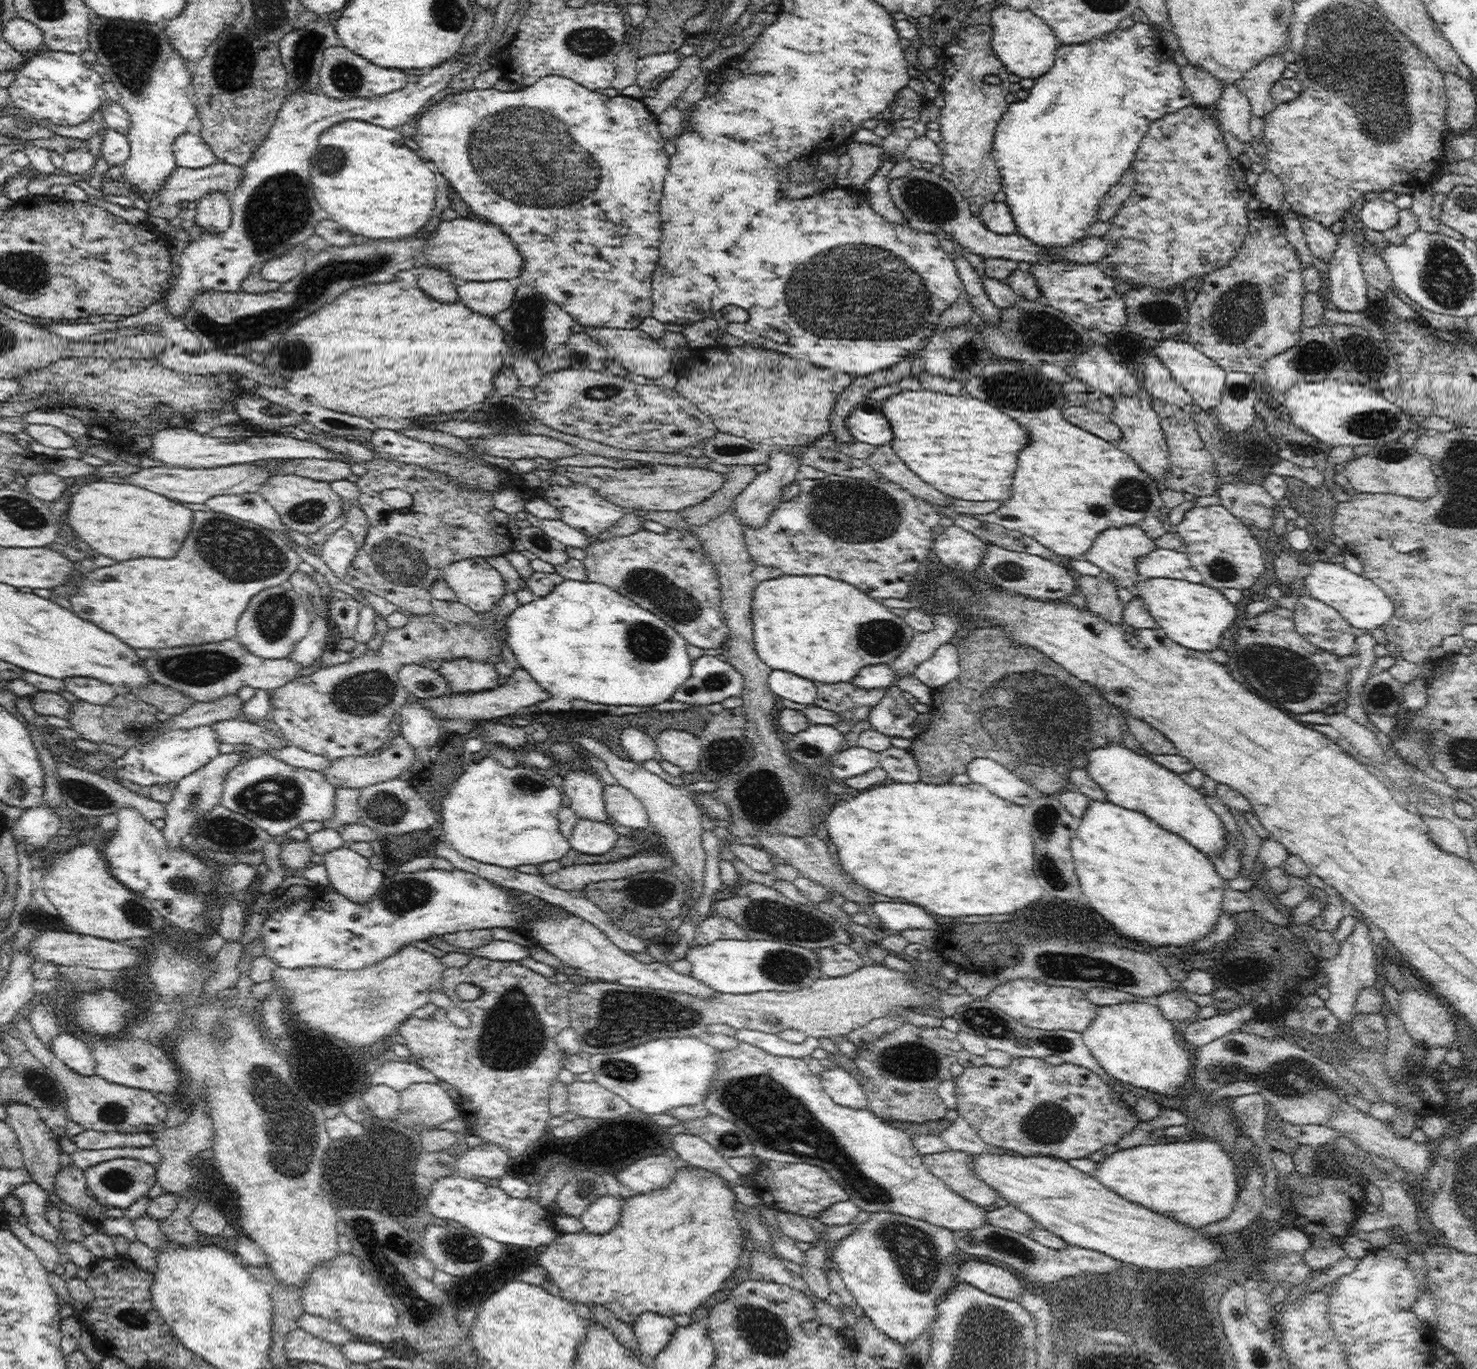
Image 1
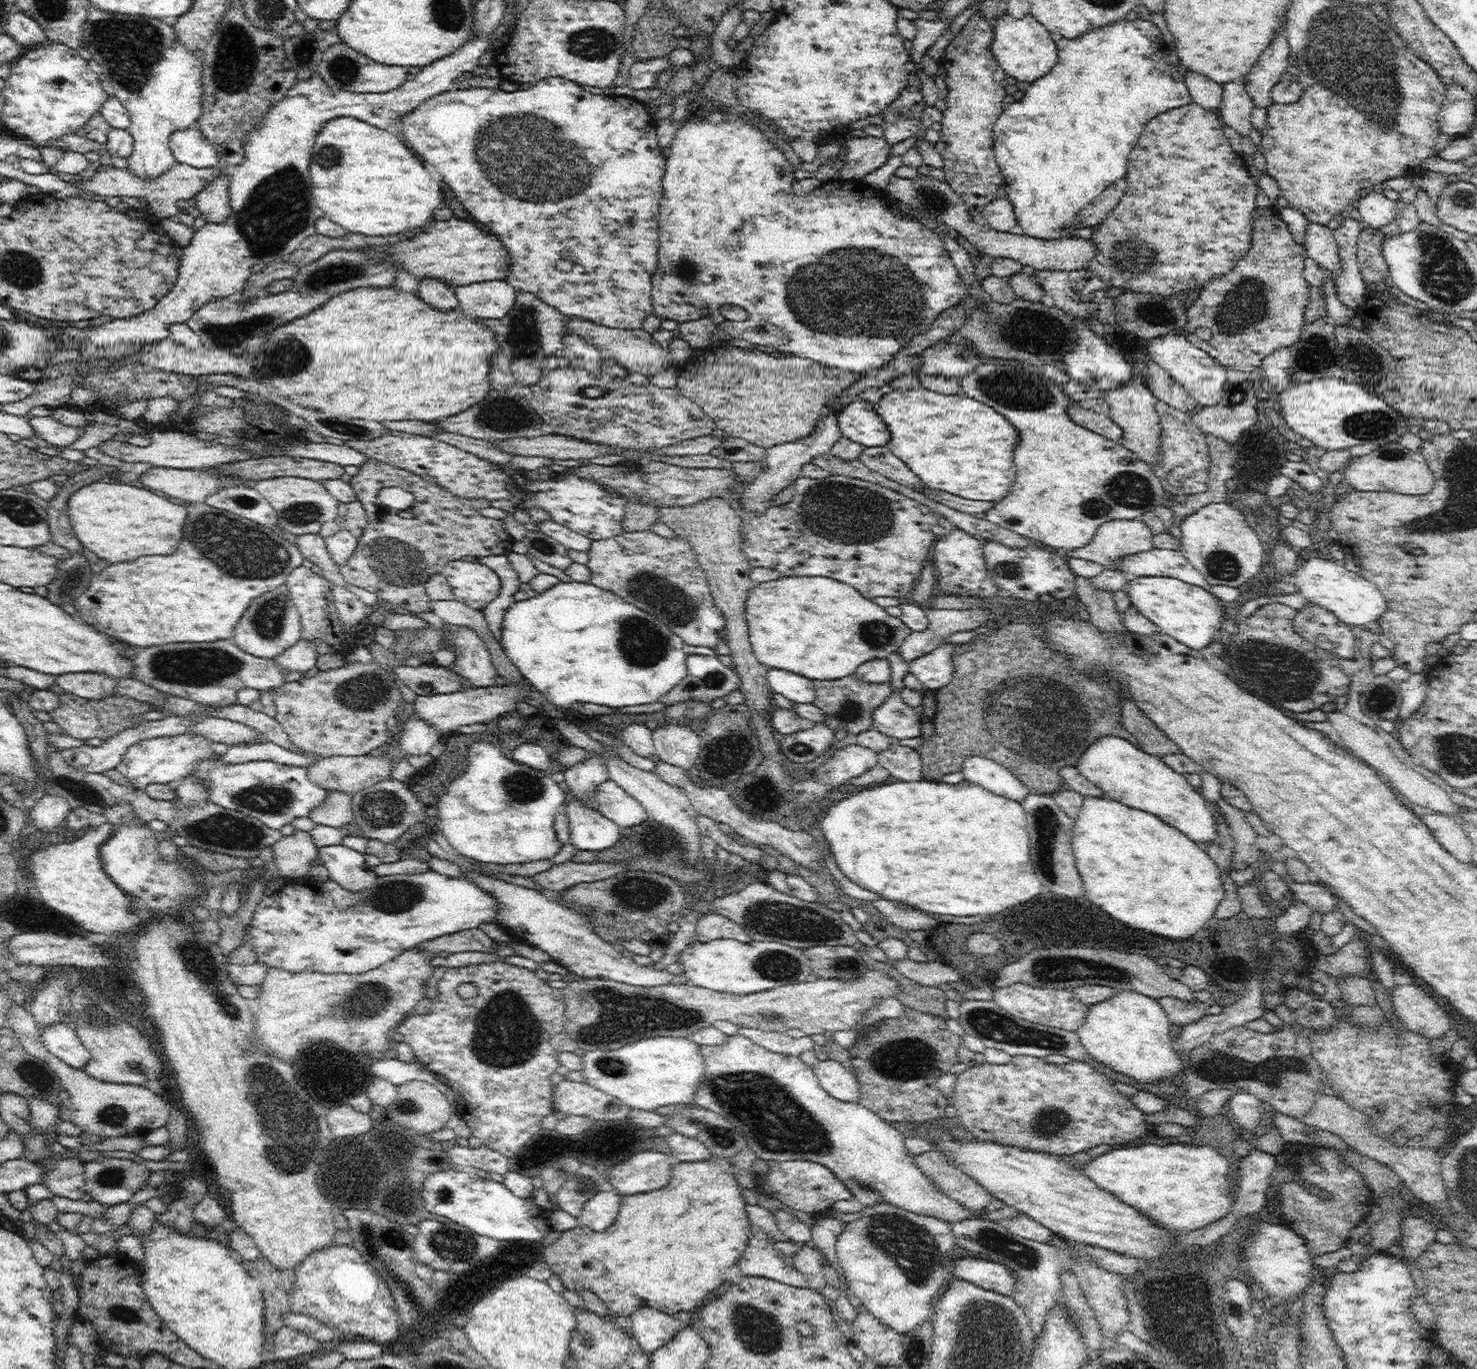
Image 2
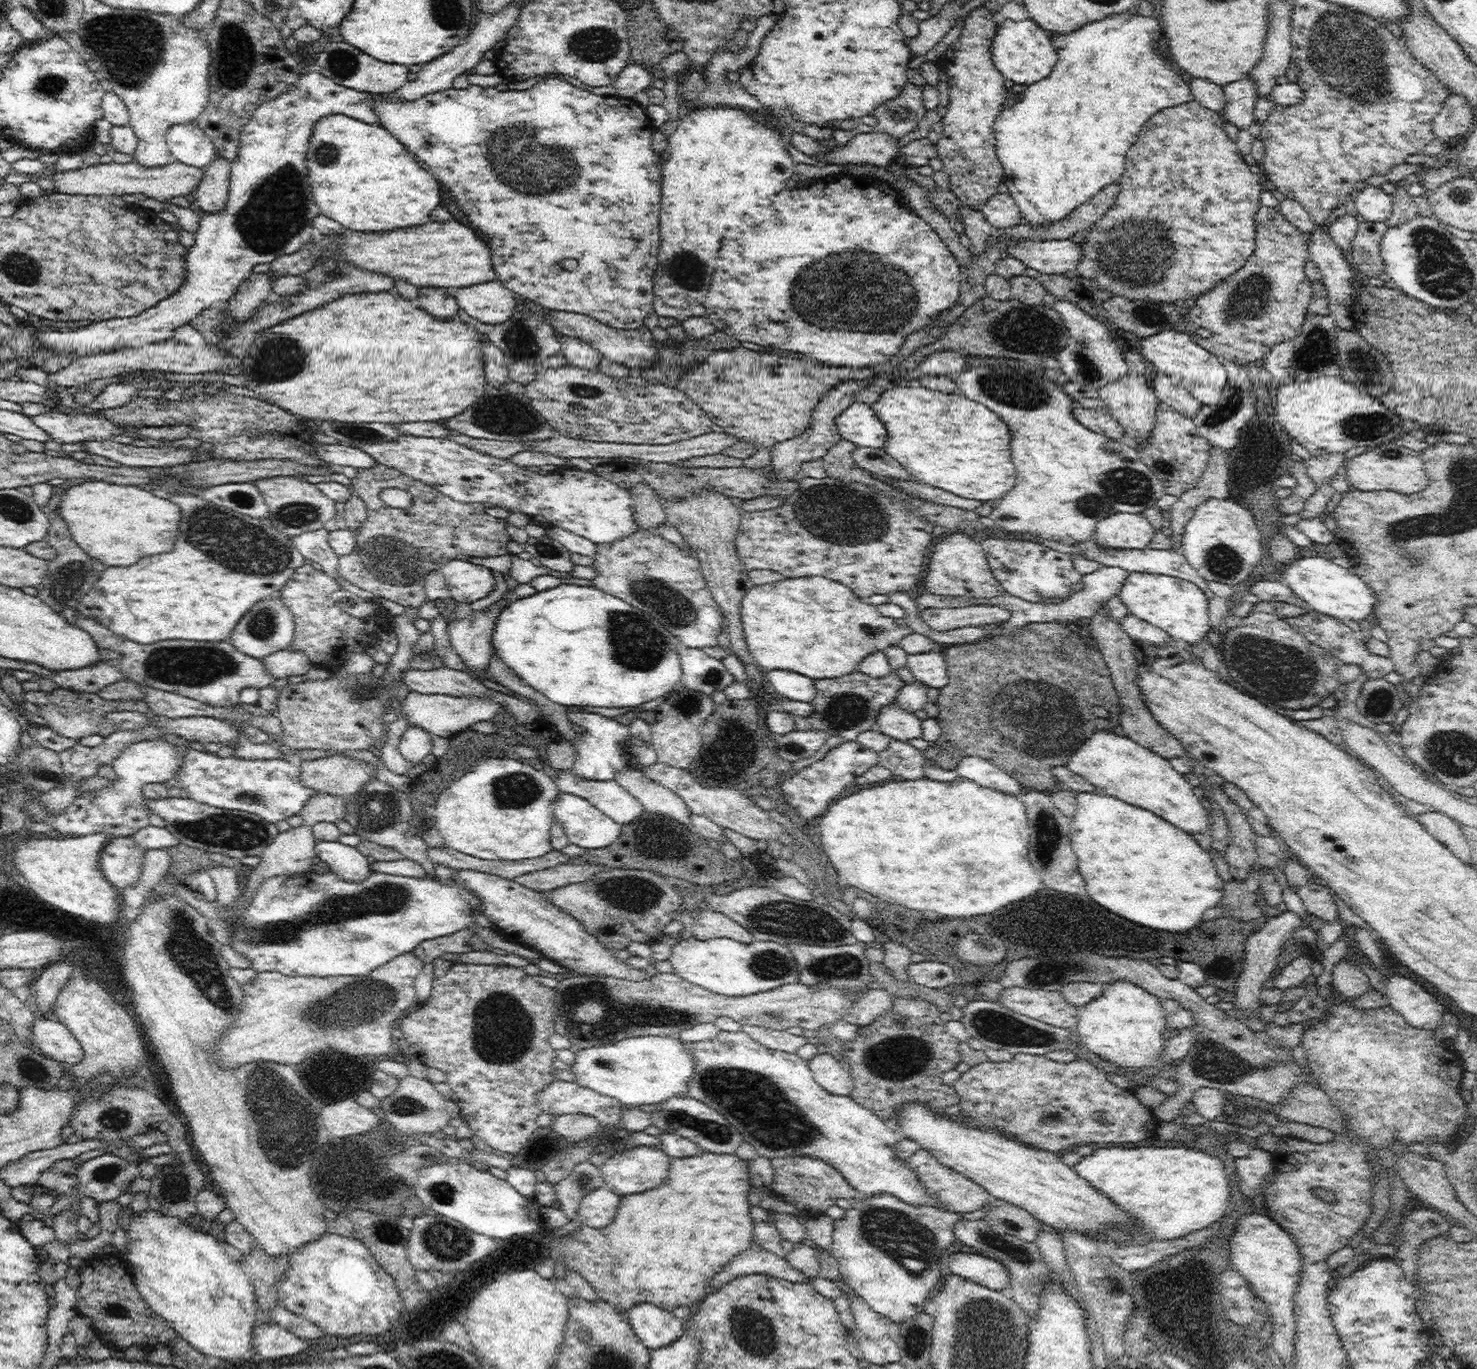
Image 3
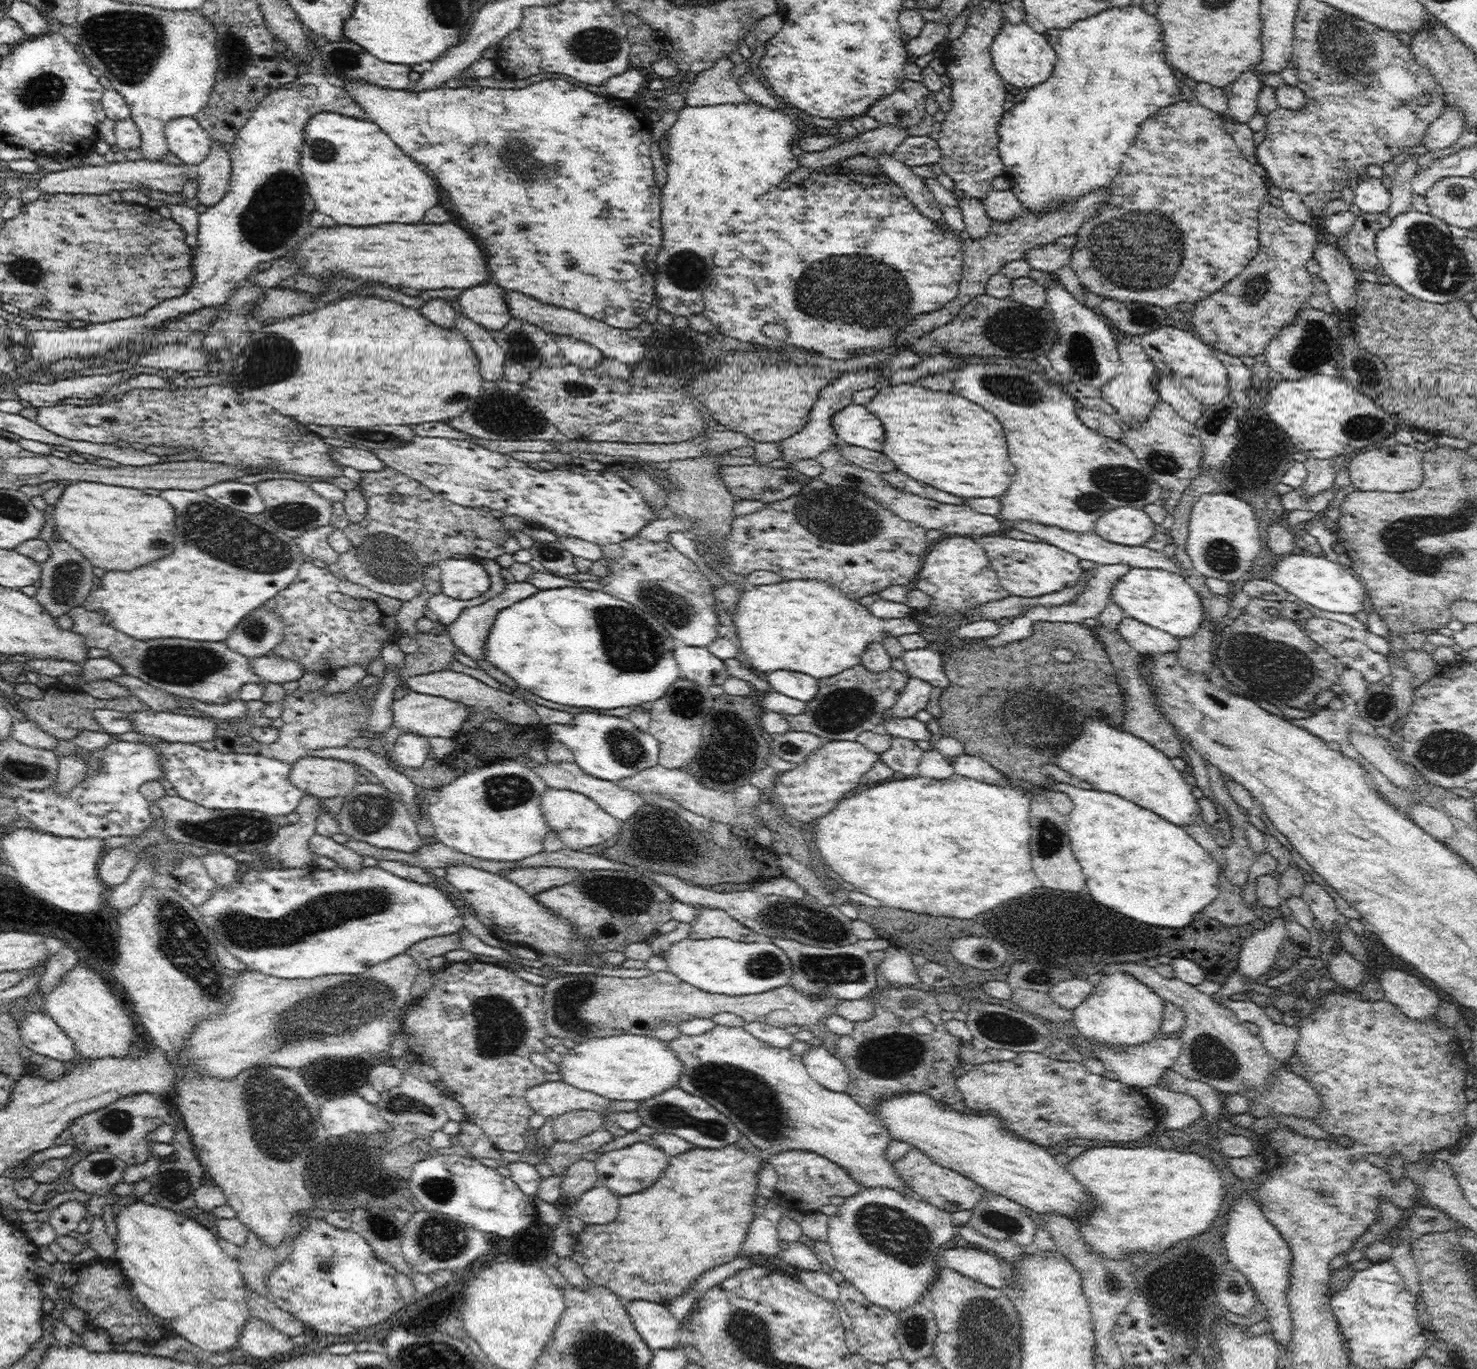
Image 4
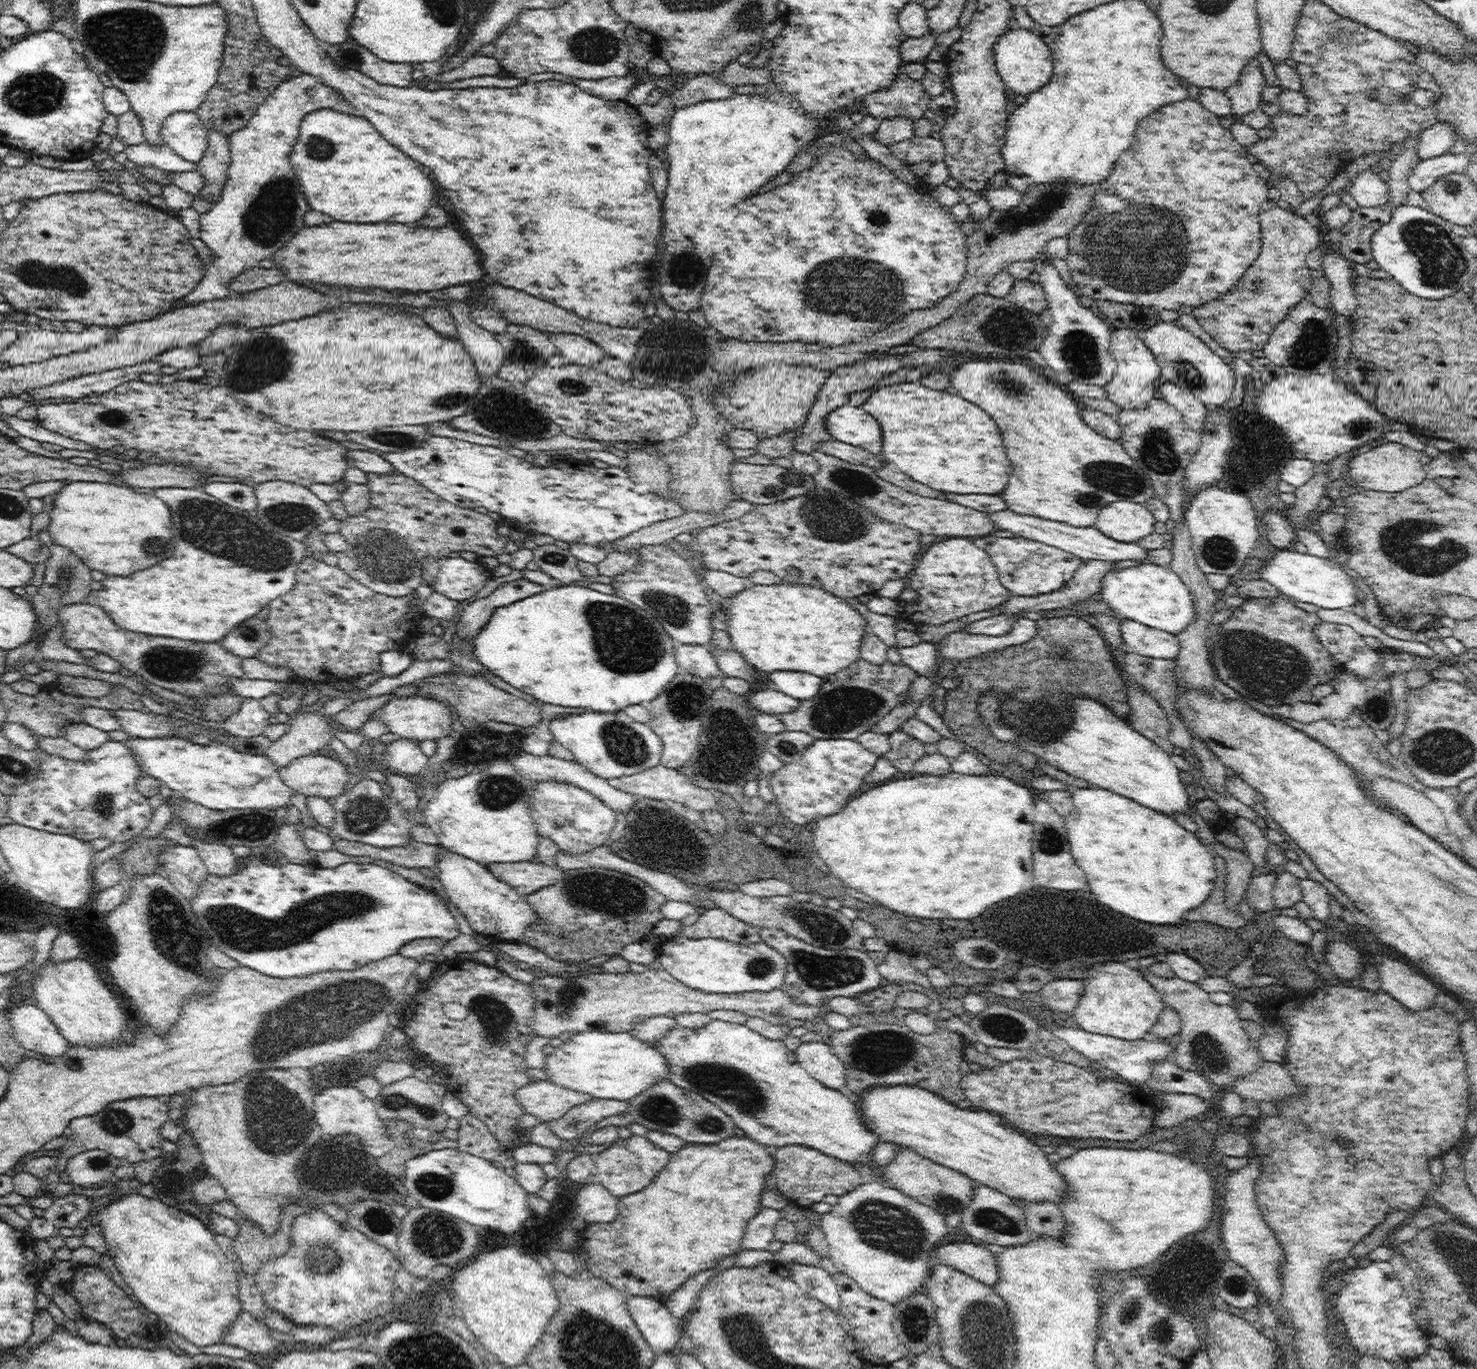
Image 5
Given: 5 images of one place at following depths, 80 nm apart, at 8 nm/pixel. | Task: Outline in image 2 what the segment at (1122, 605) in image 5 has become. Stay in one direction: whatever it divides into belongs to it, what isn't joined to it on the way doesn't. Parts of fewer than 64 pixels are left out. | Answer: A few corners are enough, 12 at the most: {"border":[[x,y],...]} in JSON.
{"border":[[1167,576],[1134,577],[1132,607],[1200,650],[1214,644],[1225,604]]}

